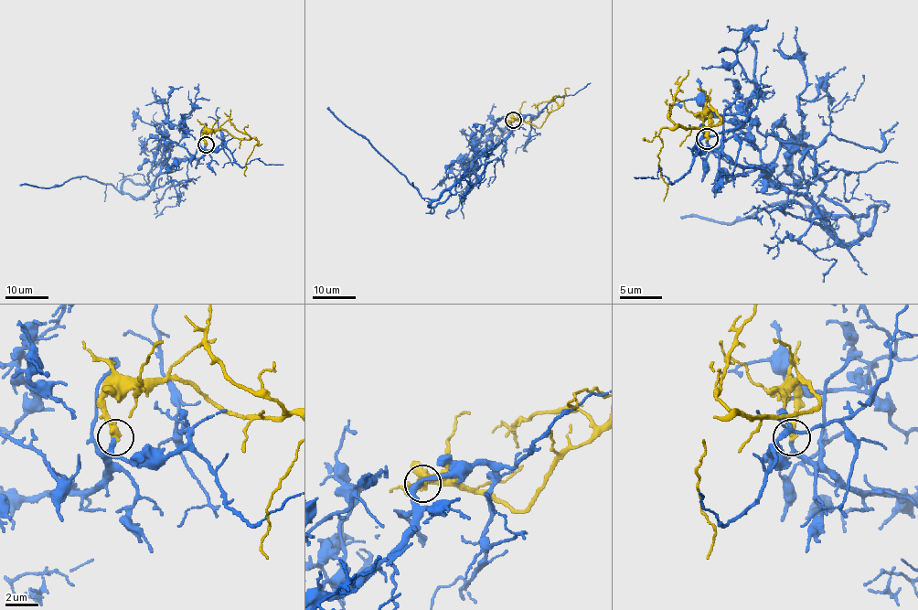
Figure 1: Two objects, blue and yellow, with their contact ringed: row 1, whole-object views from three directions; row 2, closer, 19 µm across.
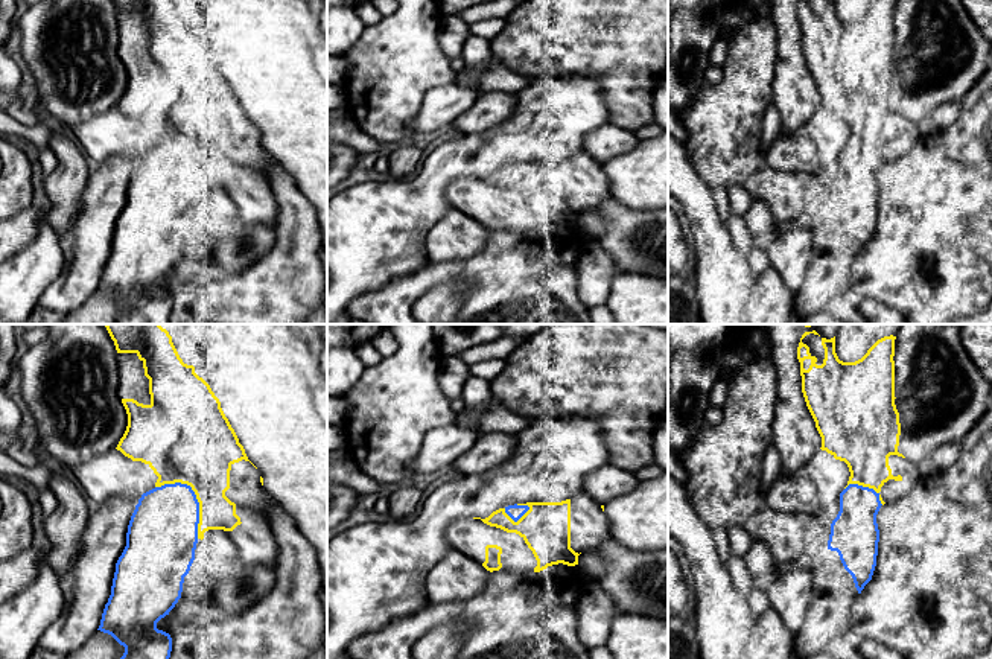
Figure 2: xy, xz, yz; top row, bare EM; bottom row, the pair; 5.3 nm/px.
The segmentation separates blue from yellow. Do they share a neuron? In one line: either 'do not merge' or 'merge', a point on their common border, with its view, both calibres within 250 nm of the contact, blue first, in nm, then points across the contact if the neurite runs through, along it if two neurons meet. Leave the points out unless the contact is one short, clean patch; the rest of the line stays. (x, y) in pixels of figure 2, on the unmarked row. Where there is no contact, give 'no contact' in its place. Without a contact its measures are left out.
merge | xy (195, 154) | 360/400 nm

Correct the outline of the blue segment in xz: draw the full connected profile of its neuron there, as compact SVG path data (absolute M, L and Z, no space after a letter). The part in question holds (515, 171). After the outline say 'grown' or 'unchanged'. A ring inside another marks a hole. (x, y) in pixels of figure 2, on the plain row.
M571 158L514 163L481 180L519 193L537 219L534 231L558 222L578 224L580 213L571 207Z; grown

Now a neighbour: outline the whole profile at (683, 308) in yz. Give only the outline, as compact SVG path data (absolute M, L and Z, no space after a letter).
M694 269L668 277L668 324L701 324Z

